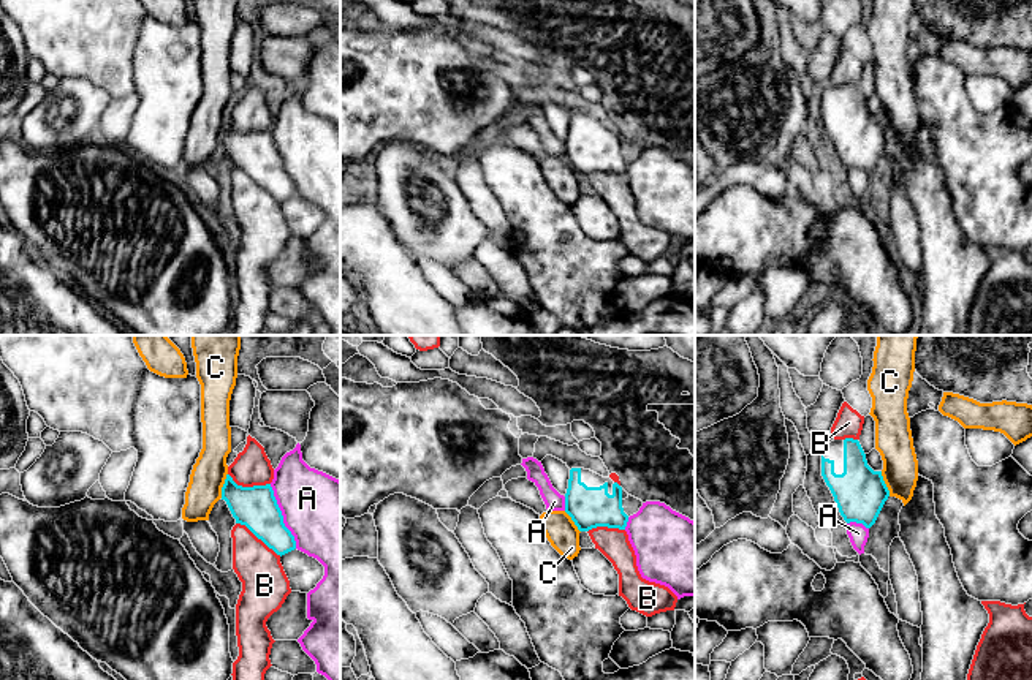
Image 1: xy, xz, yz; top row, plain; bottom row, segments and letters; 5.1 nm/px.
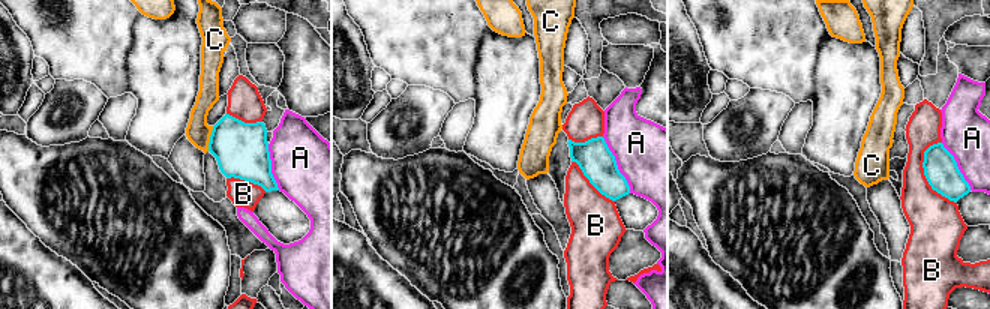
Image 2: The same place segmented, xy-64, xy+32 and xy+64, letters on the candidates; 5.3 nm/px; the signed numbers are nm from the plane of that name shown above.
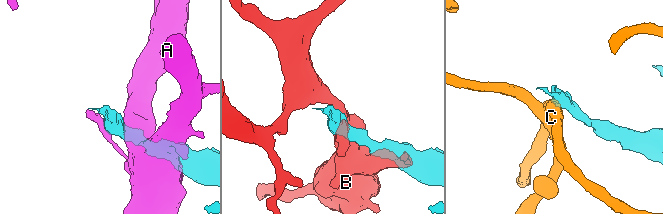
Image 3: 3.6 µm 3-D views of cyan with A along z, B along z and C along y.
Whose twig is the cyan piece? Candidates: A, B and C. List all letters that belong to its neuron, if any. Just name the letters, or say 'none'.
none

